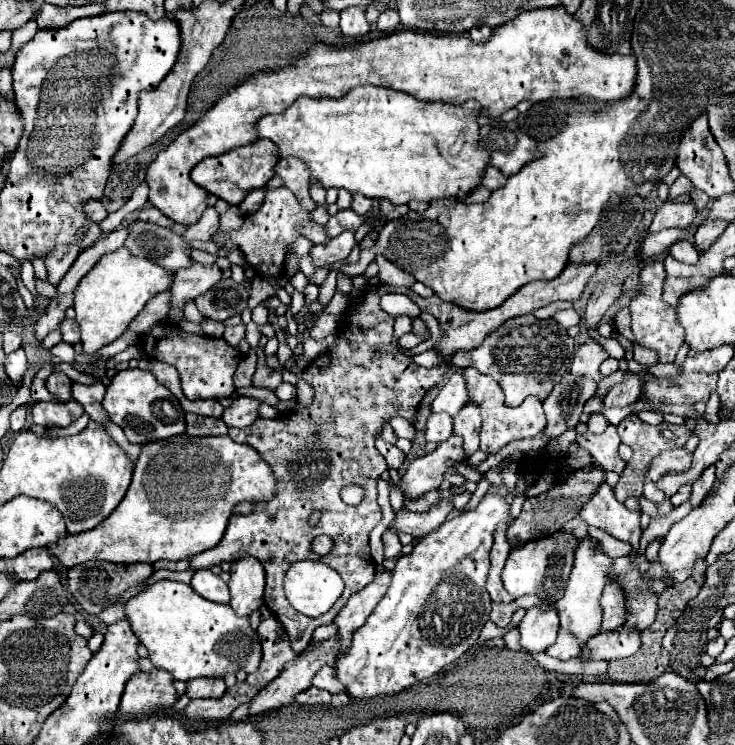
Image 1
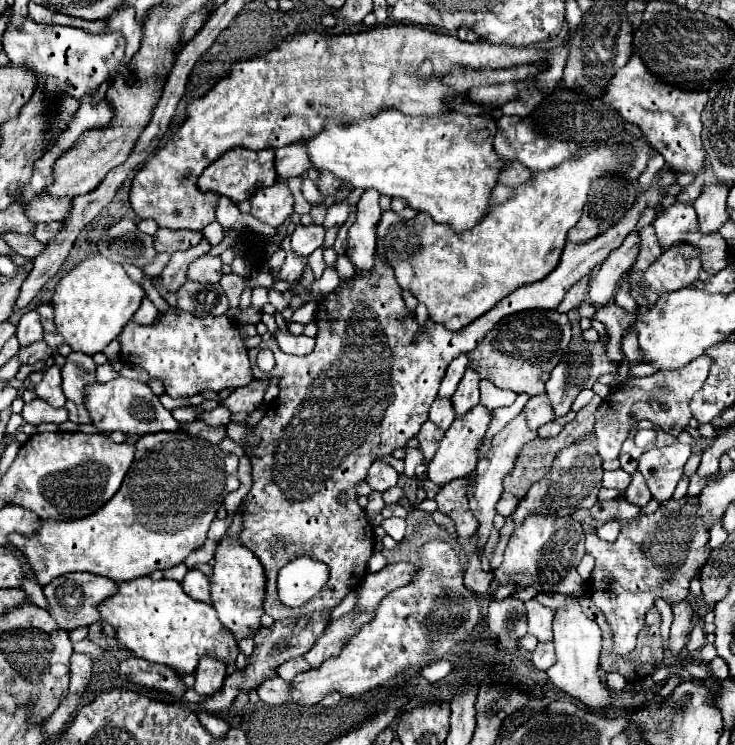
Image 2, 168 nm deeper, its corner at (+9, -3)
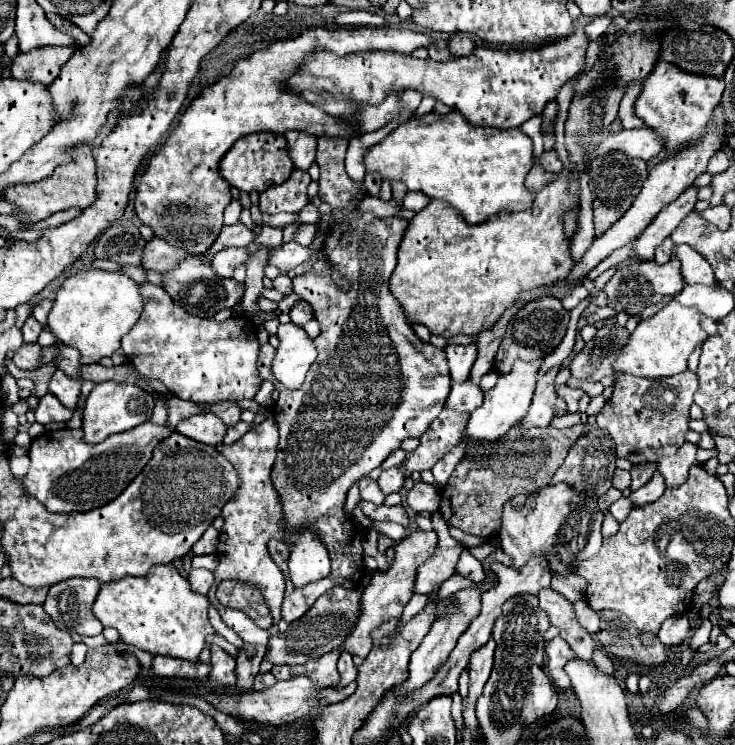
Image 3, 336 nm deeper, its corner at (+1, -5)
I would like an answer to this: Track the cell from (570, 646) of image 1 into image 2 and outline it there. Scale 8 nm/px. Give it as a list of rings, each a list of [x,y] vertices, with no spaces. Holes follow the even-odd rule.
[[[539,642],[533,650],[533,664],[539,670],[549,670],[555,664],[555,648],[551,642]]]

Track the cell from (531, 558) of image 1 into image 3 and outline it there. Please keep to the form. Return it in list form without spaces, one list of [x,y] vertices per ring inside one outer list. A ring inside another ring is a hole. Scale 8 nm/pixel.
[[[567,484],[545,486],[541,492],[531,494],[521,510],[515,510],[509,502],[503,508],[501,526],[501,548],[513,560],[511,568],[525,566],[531,558],[543,556],[551,560],[553,576],[569,576],[575,572],[577,556],[585,552],[587,556],[597,554],[601,546],[601,522],[603,514],[597,508],[595,498],[583,498],[575,494]],[[551,554],[551,558],[549,558]]]

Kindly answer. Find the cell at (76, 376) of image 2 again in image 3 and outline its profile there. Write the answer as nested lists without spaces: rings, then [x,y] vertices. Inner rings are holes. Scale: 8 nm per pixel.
[[[61,346],[59,356],[55,358],[57,368],[61,368],[67,376],[81,380],[81,362],[79,362],[79,352],[71,346]]]

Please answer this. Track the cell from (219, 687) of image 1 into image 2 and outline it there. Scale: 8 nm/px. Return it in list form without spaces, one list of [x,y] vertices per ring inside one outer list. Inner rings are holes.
[[[201,656],[197,666],[197,680],[195,680],[197,694],[211,696],[219,692],[223,686],[223,680],[225,680],[225,664],[211,656]]]

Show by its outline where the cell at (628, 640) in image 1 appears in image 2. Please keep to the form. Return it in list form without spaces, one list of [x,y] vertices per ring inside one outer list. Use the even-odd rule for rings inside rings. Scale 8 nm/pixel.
[[[683,496],[679,500],[671,498],[659,506],[653,514],[639,514],[627,526],[621,528],[615,542],[605,542],[595,534],[587,534],[585,548],[587,554],[595,558],[595,568],[591,572],[589,598],[599,606],[605,616],[615,616],[611,620],[613,630],[613,650],[615,654],[629,654],[635,648],[637,632],[645,626],[645,614],[655,606],[657,598],[663,598],[667,604],[677,604],[689,596],[689,582],[705,566],[709,558],[709,530],[703,520],[697,516],[697,496]]]

